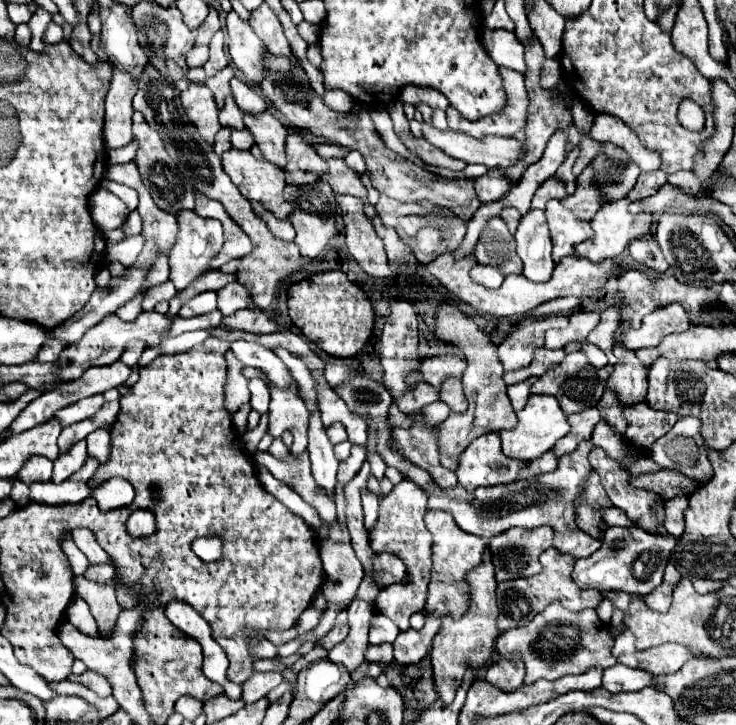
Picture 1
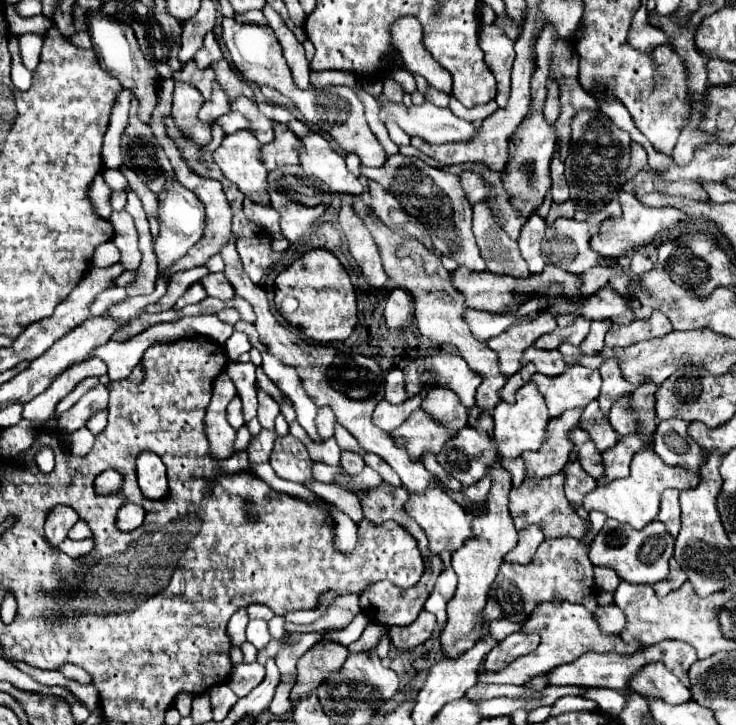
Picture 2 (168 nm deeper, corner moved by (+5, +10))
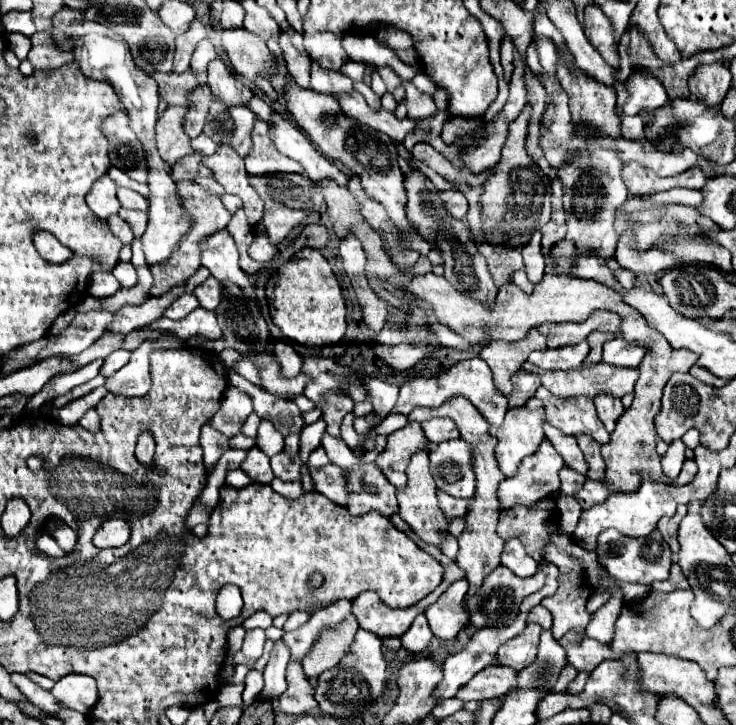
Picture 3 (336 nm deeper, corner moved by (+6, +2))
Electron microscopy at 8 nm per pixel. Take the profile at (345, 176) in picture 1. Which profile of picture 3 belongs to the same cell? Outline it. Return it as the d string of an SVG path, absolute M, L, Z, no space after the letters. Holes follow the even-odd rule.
M276 116L276 122L272 126L272 140L284 156L304 166L304 172L312 182L322 184L324 180L332 180L340 186L348 184L348 176L338 166L330 164L326 156L316 146L312 146L310 138L296 124L284 120L282 116Z

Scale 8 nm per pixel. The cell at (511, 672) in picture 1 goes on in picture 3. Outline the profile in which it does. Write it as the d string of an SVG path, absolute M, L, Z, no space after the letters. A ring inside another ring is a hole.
M528 624L524 632L512 640L508 640L504 646L498 650L498 664L510 666L514 670L522 670L528 664L536 660L538 652L538 640L540 640L542 628L538 624Z

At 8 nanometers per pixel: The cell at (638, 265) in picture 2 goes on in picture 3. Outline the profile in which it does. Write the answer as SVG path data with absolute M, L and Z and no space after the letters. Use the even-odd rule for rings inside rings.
M612 258L606 260L606 264L608 264L608 268L612 270L612 274L622 282L624 288L634 288L634 286L636 286L636 274L634 274L634 272L630 272L630 270L626 270L626 268L620 268Z

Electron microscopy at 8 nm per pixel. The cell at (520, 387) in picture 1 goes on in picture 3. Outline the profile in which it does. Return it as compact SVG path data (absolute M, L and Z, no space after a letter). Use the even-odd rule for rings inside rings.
M524 370L518 372L514 376L514 390L508 396L508 408L524 406L524 402L534 396L534 392L536 392L538 386L540 386L540 378L538 375Z

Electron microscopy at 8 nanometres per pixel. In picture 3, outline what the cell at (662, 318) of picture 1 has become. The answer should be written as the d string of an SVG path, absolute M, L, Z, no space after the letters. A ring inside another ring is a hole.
M616 336L612 340L606 340L604 342L604 356L602 360L606 364L612 364L612 366L628 366L628 368L634 368L642 362L642 358L650 352L648 346L636 346L628 340L624 340L622 336Z

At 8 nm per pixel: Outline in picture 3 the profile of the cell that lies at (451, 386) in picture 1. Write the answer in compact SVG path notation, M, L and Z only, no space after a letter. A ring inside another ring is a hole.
M432 418L422 422L422 430L426 434L426 438L432 444L440 444L446 440L456 440L460 438L460 432L456 428L456 424L450 418Z

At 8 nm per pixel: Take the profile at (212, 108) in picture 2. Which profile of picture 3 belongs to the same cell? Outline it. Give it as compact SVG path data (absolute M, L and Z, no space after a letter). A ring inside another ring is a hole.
M198 86L192 92L192 104L190 104L190 114L186 118L186 130L190 138L196 138L202 134L204 124L208 120L208 110L210 110L210 102L212 102L212 92L210 86Z

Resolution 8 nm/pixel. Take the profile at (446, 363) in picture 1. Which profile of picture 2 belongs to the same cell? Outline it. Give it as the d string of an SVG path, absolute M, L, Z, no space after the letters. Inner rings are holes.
M431 356L423 360L413 360L405 368L405 390L409 398L433 386L445 386L461 398L463 406L473 408L475 390L481 382L483 378L475 370L469 370L463 358L453 356Z

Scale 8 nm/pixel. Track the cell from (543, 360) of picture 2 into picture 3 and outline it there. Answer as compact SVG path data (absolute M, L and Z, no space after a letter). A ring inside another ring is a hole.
M606 362L582 364L578 370L540 370L542 386L556 396L596 396L600 392L622 398L634 392L638 370Z

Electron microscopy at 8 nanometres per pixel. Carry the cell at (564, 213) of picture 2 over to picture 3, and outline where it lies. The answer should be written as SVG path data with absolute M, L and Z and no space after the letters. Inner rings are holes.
M550 220L540 232L542 232L542 250L544 250L544 254L548 254L548 250L550 250L550 246L552 244L556 244L556 242L560 242L564 236L566 236L566 226L564 224L556 224L554 220Z

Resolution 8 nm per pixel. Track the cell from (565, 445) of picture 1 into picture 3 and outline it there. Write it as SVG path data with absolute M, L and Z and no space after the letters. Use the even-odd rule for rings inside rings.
M544 438L536 454L520 462L518 474L506 478L500 484L498 498L502 502L502 508L510 508L514 504L532 506L536 500L558 492L560 490L558 472L562 468L564 468L562 456L556 452L552 442Z

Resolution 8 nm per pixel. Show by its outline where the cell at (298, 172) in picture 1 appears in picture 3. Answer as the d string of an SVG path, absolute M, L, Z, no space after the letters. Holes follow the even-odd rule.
M256 122L256 138L252 154L248 154L246 172L250 176L266 176L278 172L302 172L302 166L296 160L280 154L270 138L270 128L266 122Z

